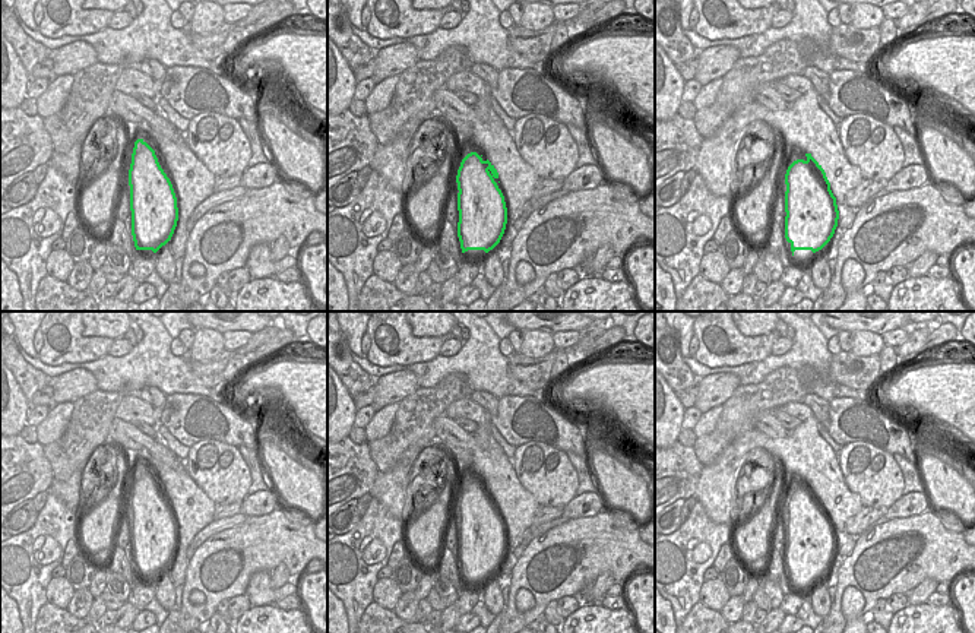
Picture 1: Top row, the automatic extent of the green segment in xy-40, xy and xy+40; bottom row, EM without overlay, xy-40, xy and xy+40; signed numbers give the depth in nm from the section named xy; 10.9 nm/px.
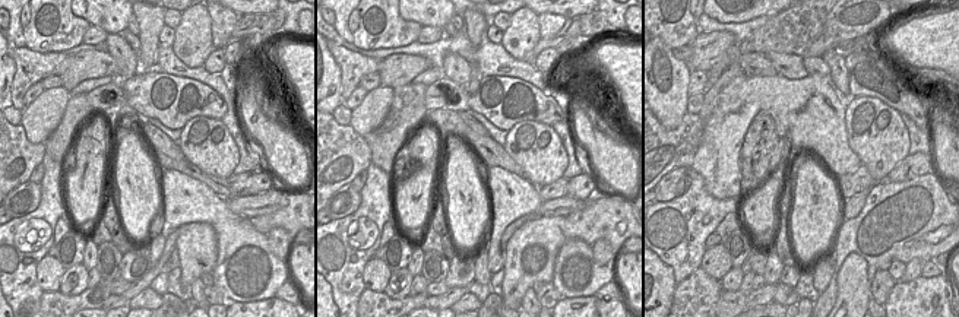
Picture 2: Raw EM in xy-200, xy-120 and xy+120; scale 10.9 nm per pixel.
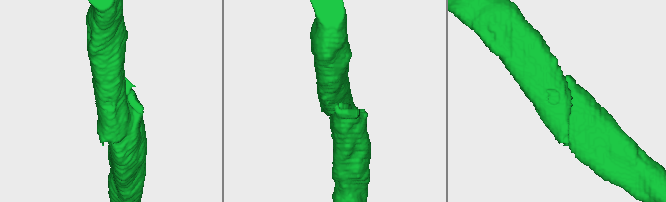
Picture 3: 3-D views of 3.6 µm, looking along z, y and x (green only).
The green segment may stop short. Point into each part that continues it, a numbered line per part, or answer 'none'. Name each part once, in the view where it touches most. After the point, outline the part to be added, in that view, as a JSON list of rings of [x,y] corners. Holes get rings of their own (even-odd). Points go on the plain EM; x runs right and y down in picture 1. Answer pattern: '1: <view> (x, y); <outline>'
none

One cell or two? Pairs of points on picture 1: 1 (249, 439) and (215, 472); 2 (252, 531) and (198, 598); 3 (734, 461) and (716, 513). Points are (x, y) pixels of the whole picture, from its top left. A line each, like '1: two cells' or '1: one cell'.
1: one cell
2: two cells
3: one cell

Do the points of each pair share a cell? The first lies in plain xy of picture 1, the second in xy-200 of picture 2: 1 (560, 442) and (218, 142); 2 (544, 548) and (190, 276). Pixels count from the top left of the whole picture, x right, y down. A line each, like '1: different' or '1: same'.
1: same
2: same

